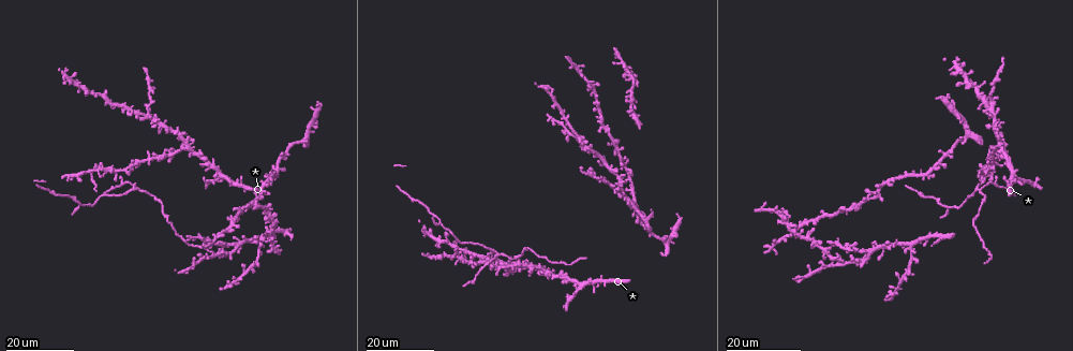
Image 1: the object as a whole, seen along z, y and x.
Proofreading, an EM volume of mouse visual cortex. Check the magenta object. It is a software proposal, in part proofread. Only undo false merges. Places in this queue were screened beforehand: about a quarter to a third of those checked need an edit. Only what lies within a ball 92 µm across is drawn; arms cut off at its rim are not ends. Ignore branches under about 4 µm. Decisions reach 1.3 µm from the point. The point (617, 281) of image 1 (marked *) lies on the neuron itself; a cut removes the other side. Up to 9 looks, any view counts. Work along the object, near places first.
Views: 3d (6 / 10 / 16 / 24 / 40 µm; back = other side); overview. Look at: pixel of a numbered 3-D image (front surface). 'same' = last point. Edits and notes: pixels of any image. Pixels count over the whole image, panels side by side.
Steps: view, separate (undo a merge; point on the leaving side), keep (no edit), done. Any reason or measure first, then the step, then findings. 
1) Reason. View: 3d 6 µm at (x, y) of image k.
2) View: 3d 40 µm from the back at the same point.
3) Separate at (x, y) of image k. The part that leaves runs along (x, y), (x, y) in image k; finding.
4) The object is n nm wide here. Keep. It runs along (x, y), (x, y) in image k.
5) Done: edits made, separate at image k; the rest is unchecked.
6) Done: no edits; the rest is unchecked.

Branch point. View: 3d 24 µm at (121, 182) of image 1.

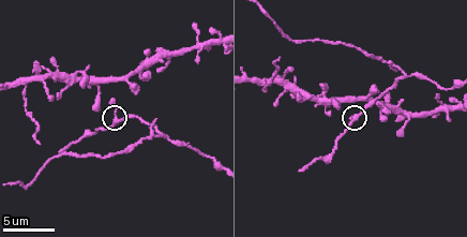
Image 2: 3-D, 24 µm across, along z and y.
Zoom in. View: 3d 10 µm at (356, 115) of image 2.

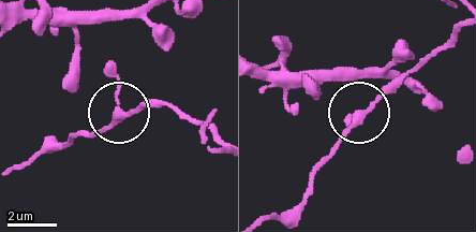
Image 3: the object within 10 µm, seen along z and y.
3 arms meet here. Keep. It runs along (132, 10), (79, 31), (120, 109), (73, 135) in image 3; continuous, no second neuron.

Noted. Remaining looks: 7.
Three-way junction. View: 3d 10 µm at (165, 135) of image 2.

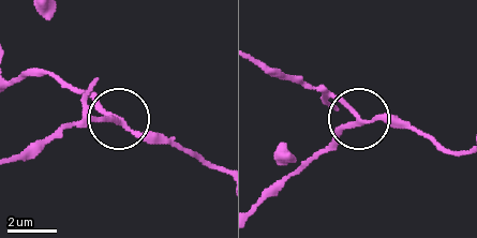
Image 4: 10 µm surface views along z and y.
The object is 170 nm wide here. Separate at (89, 118) of image 4. Two neurons meet here.

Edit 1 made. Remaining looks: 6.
See it whole again. View: overview.

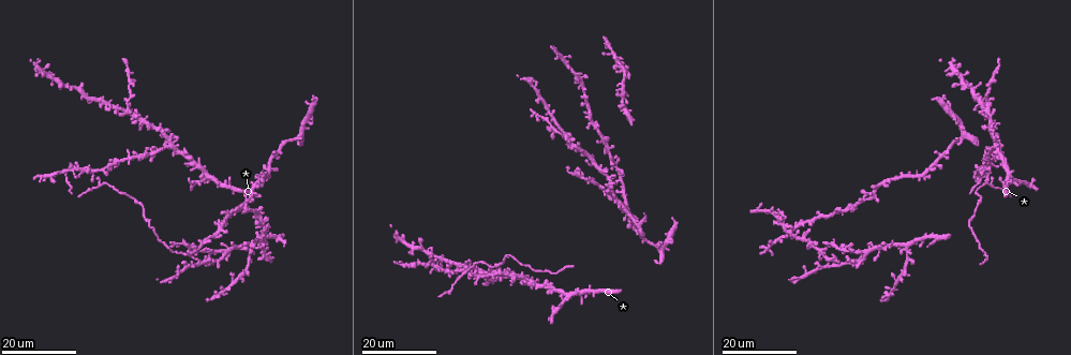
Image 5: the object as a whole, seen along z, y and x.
View: 3d 24 µm at (91, 173) of image 5.

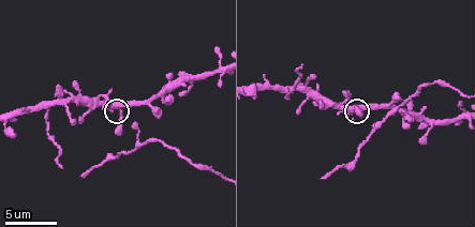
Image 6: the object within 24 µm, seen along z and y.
View: 3d 6 µm at (119, 107) of image 6.

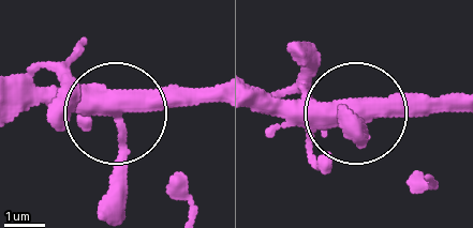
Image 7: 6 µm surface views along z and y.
Keep. It runs along (215, 89), (143, 92), (102, 112), (13, 103) in image 7; continuous, no second neuron.

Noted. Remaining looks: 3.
A fork. View: 3d 16 µm at (284, 87) of image 6.

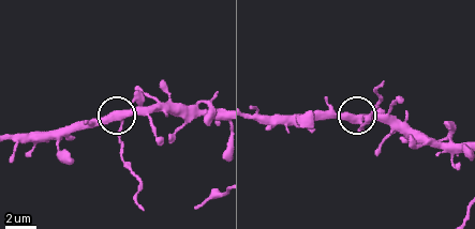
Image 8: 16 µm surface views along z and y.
The object is 390 nm wide here. Separate at (121, 144) of image 8. Two neurons meet here.

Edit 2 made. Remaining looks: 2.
View: 3d 16 µm at (984, 108) of image 5.

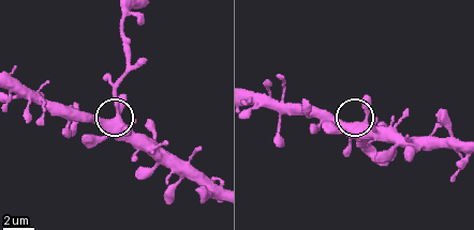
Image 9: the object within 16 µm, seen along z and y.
View: 3d 10 µm at (114, 118) of image 9.

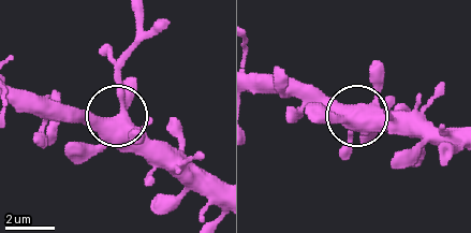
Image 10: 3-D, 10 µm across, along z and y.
The side arm is 16 µm long. Keep. It runs along (217, 205), (121, 113), (123, 54) in image 10; all the same neuron.

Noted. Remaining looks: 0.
Done: edits made, separate at image 4, separate at image 8; the rest is unchecked.

